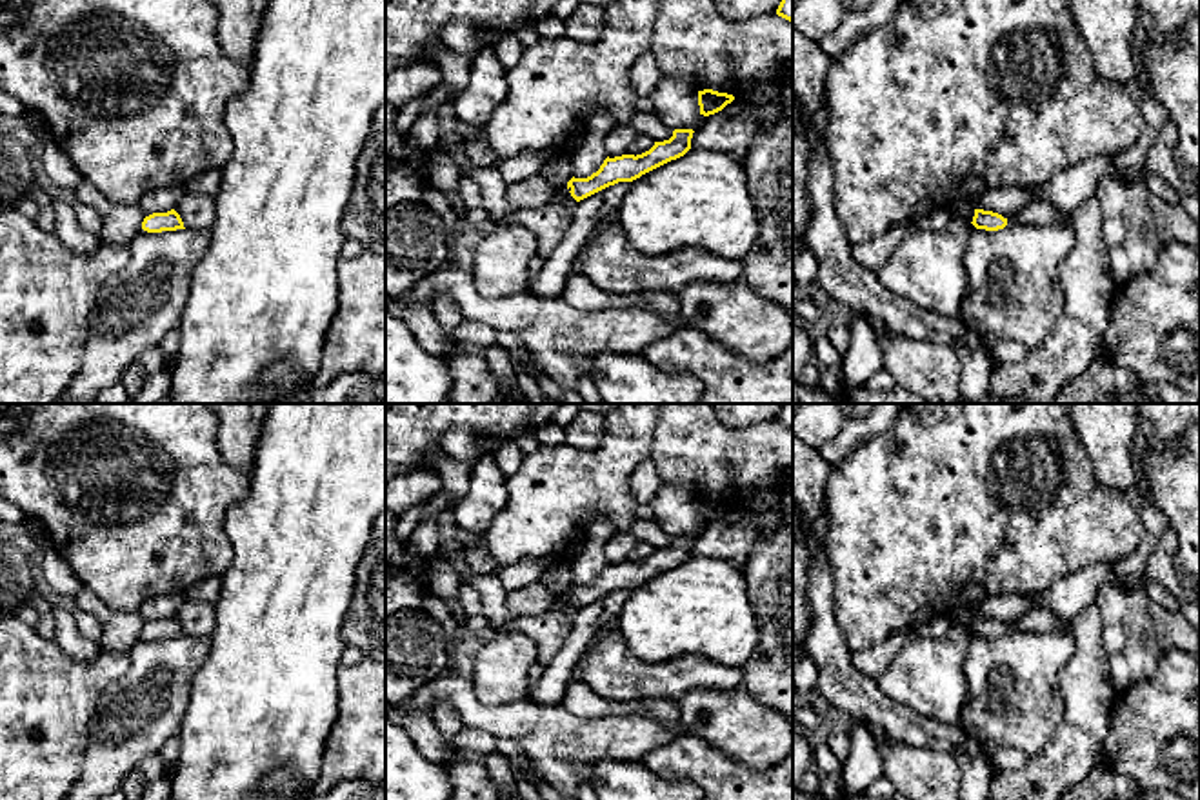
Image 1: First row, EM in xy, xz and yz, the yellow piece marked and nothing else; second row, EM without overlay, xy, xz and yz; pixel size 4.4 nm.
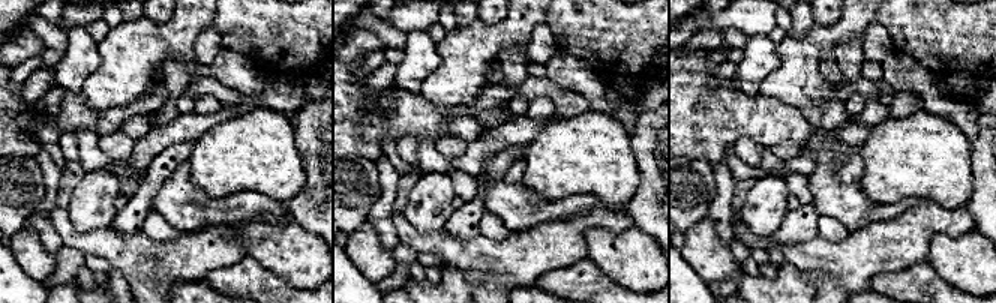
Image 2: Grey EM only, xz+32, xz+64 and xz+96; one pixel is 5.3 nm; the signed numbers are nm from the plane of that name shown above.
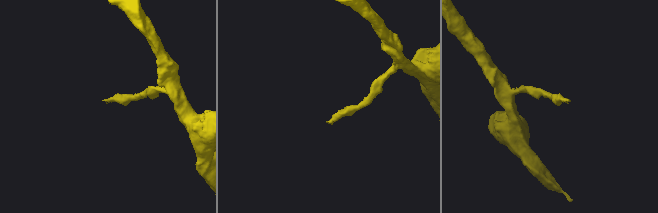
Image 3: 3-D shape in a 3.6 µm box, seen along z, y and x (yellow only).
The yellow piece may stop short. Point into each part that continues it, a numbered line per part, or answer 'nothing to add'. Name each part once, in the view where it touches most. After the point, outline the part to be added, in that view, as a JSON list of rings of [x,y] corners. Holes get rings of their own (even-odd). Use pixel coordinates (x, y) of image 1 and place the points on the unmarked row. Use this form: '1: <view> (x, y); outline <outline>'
nothing to add

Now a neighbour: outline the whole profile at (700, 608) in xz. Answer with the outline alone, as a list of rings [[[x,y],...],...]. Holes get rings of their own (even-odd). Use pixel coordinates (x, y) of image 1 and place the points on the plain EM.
[[[704,555],[636,585],[616,627],[625,647],[649,665],[700,655],[744,667],[760,642],[742,569]]]

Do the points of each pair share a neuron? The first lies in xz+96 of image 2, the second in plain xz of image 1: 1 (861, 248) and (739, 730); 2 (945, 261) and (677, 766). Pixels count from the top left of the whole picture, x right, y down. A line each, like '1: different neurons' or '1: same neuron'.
1: different neurons
2: different neurons

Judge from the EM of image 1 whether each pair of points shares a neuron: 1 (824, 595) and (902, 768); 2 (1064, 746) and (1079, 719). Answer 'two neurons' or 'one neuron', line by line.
1: two neurons
2: one neuron

